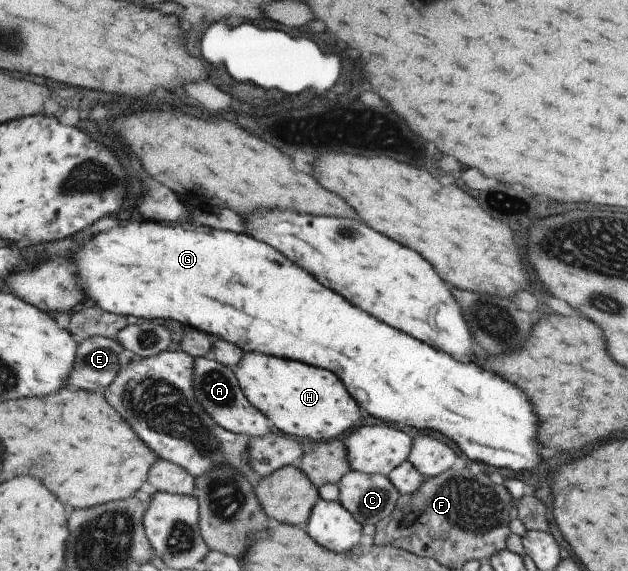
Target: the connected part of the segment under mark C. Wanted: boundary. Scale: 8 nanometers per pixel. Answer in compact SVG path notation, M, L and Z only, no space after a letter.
M353 469L336 485L340 502L361 525L377 526L379 523L383 523L396 510L402 495L400 491L397 491L397 487L393 485L393 480L389 479L389 476L369 475Z

